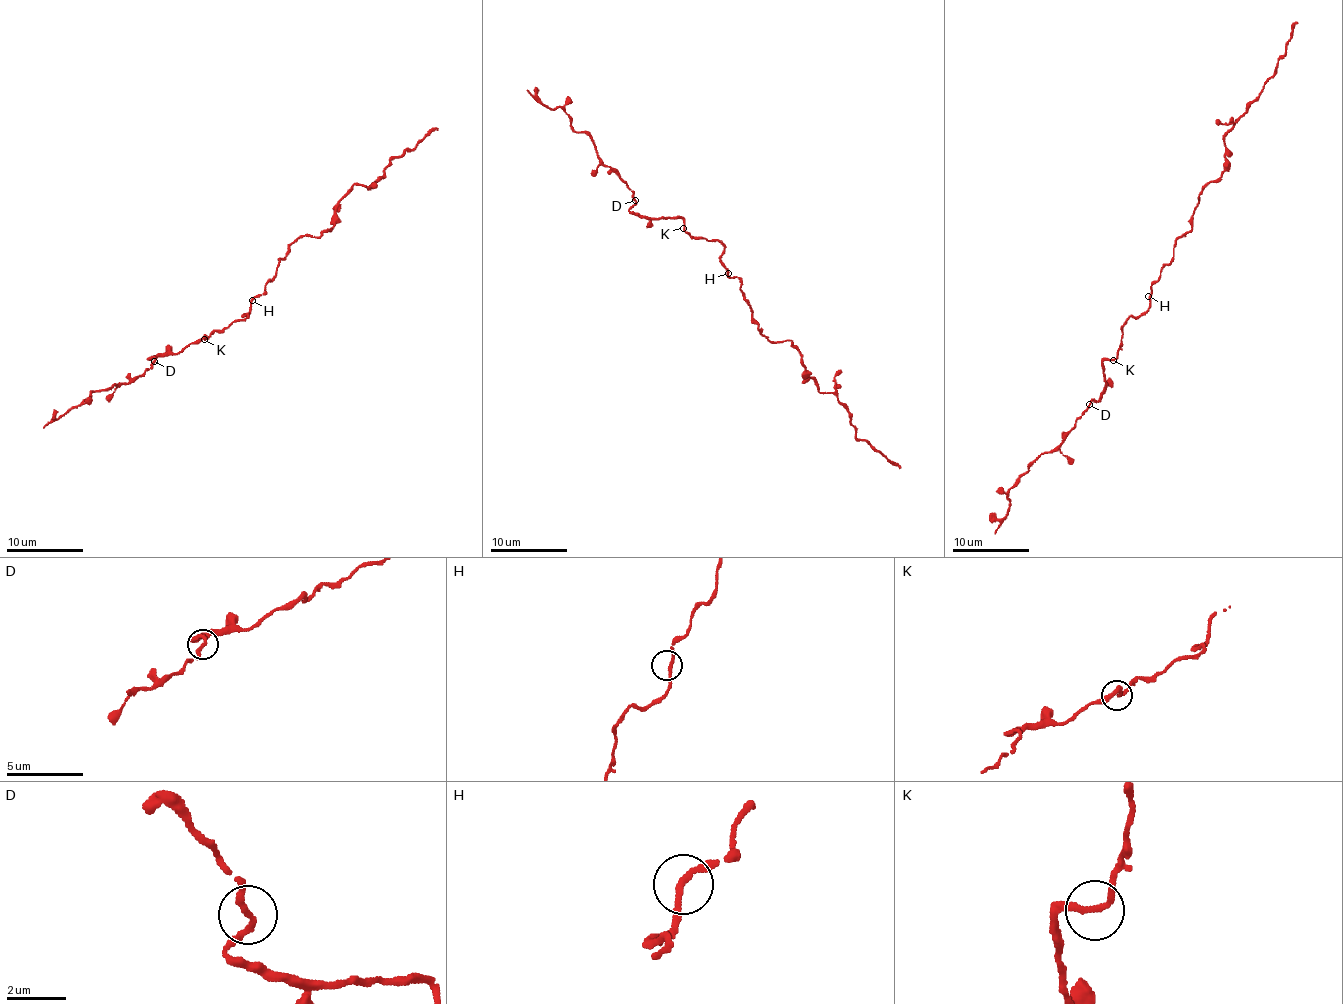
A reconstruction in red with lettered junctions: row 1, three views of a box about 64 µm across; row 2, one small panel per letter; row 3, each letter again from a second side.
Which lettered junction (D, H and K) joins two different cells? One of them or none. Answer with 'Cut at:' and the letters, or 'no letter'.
Cut at: no letter

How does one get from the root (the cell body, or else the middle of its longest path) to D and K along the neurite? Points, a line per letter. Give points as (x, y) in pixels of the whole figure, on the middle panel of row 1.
D: (728, 275), (721, 260), (720, 242), (690, 236), (681, 218), (638, 216), (631, 209), (635, 200)
K: (728, 275), (721, 260), (723, 247), (720, 242), (690, 236), (683, 228)

